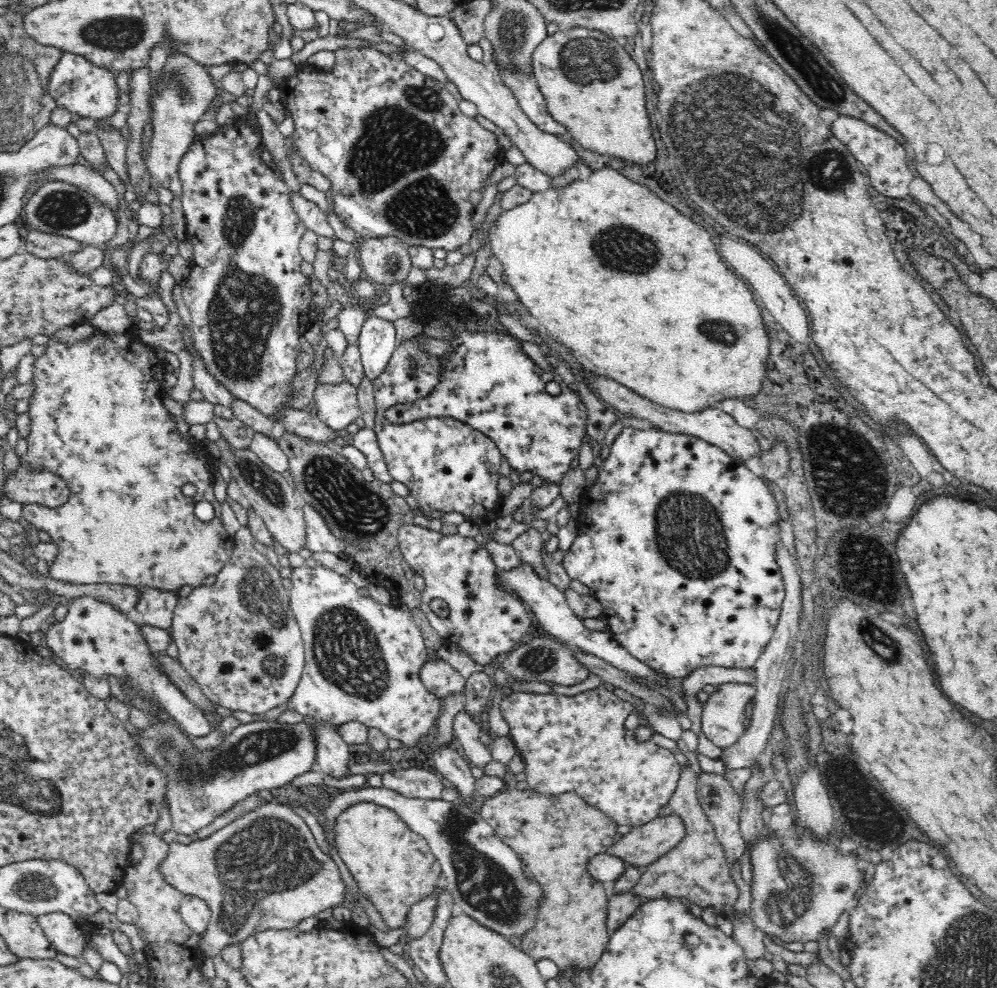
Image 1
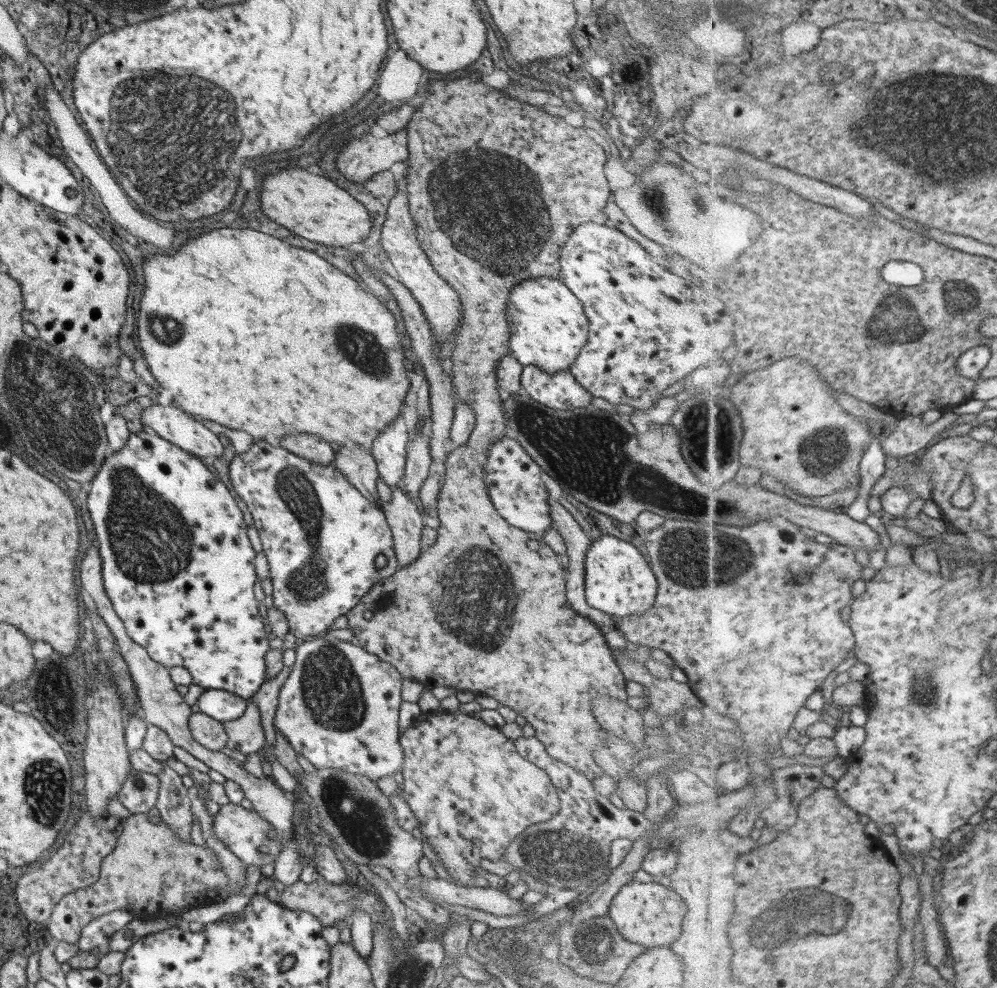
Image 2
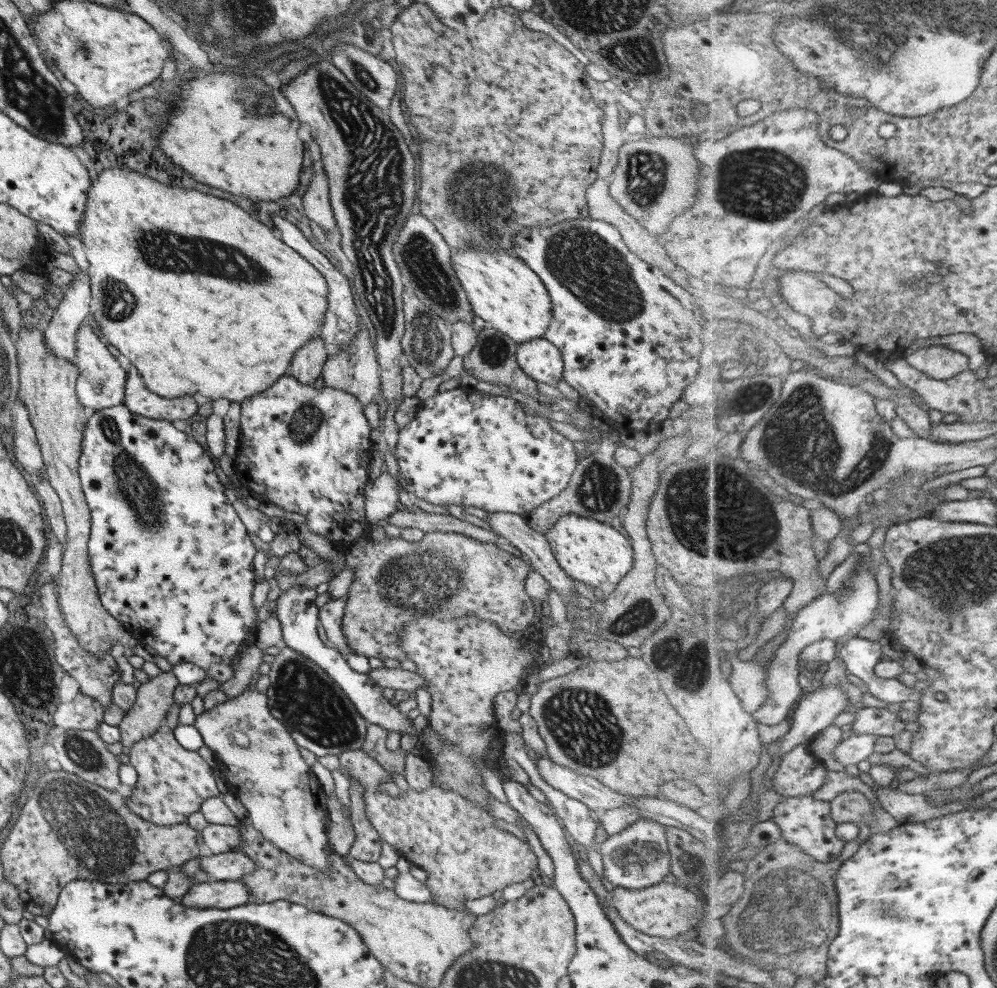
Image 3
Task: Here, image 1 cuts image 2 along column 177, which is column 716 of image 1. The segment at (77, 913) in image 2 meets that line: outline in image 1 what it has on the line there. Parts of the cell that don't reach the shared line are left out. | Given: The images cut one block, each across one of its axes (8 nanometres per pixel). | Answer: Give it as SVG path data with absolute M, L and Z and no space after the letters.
M690 767L681 770L680 774L677 790L668 804L684 819L684 840L648 865L631 891L644 900L686 897L700 907L714 906L716 912L730 912L738 900L738 888L730 877L730 867L721 844L716 840L713 824L698 799L699 783L694 772Z

